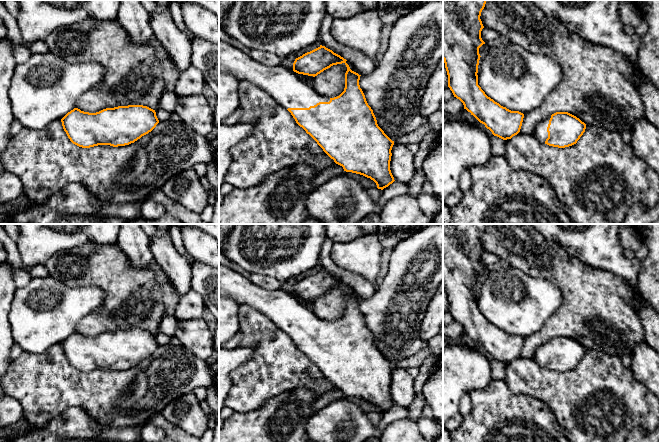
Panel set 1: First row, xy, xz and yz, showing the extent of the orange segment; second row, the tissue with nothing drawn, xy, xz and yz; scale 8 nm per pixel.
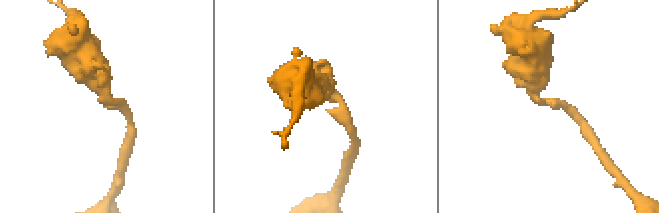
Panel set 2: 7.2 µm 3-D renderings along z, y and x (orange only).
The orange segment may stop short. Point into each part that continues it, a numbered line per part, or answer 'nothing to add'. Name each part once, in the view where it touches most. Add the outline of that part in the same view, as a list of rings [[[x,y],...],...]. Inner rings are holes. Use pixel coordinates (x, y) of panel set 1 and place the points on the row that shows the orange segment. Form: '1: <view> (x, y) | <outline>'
1: xz (283, 85) | [[[219,39],[219,71],[248,81],[269,94],[279,105],[288,108],[309,108],[330,98],[318,94],[293,70],[282,65],[266,66],[238,48]]]

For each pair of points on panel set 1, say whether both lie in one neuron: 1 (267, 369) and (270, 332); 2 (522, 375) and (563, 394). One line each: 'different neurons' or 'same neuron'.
1: same neuron
2: same neuron

